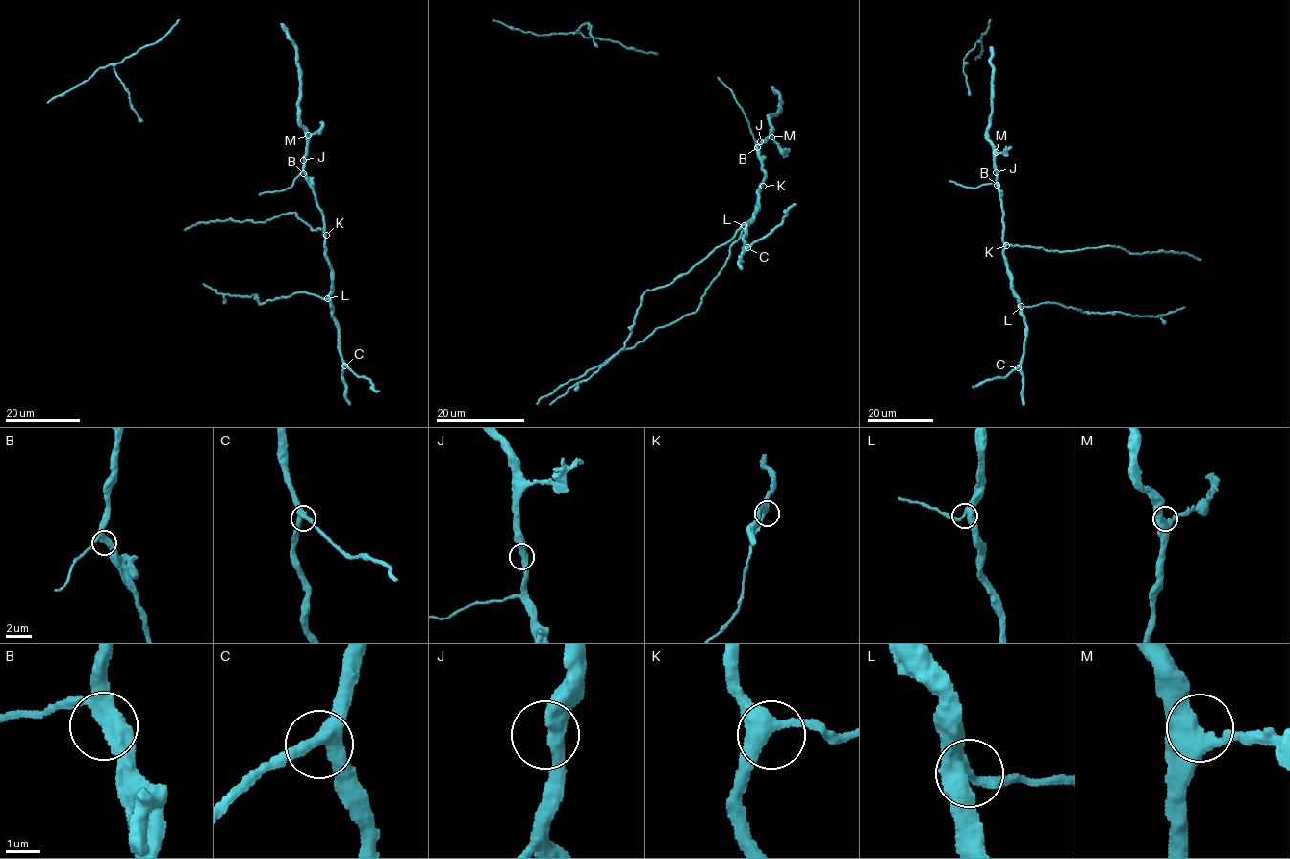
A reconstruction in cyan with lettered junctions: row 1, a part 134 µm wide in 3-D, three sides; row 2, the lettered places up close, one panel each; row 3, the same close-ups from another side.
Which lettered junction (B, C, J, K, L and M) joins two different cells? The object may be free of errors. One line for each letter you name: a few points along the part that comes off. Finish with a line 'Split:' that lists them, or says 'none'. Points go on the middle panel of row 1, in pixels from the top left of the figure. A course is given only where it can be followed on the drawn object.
Split: none

